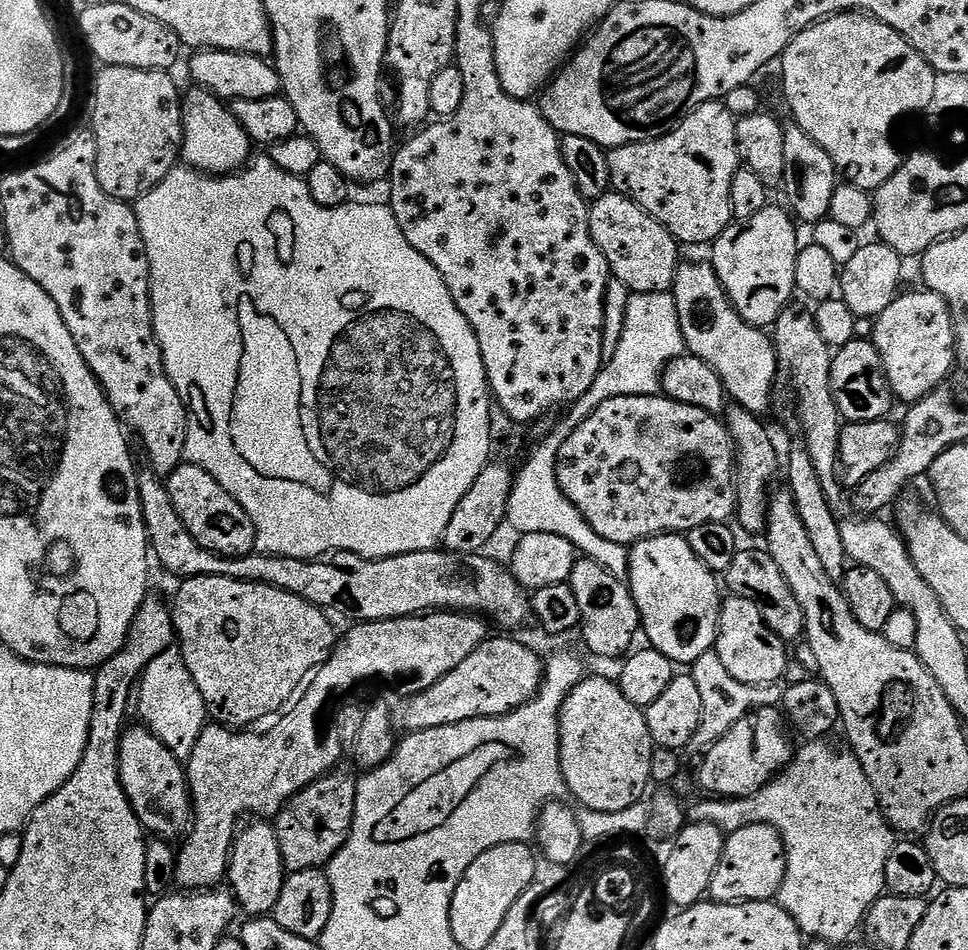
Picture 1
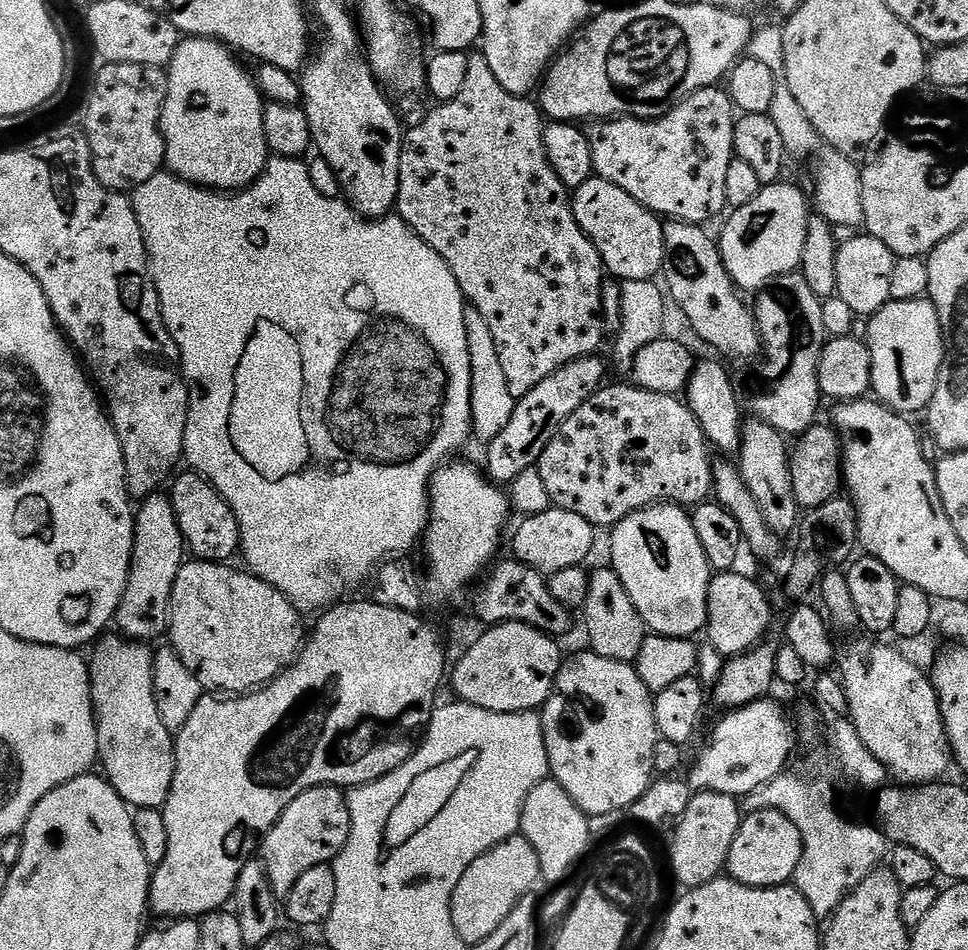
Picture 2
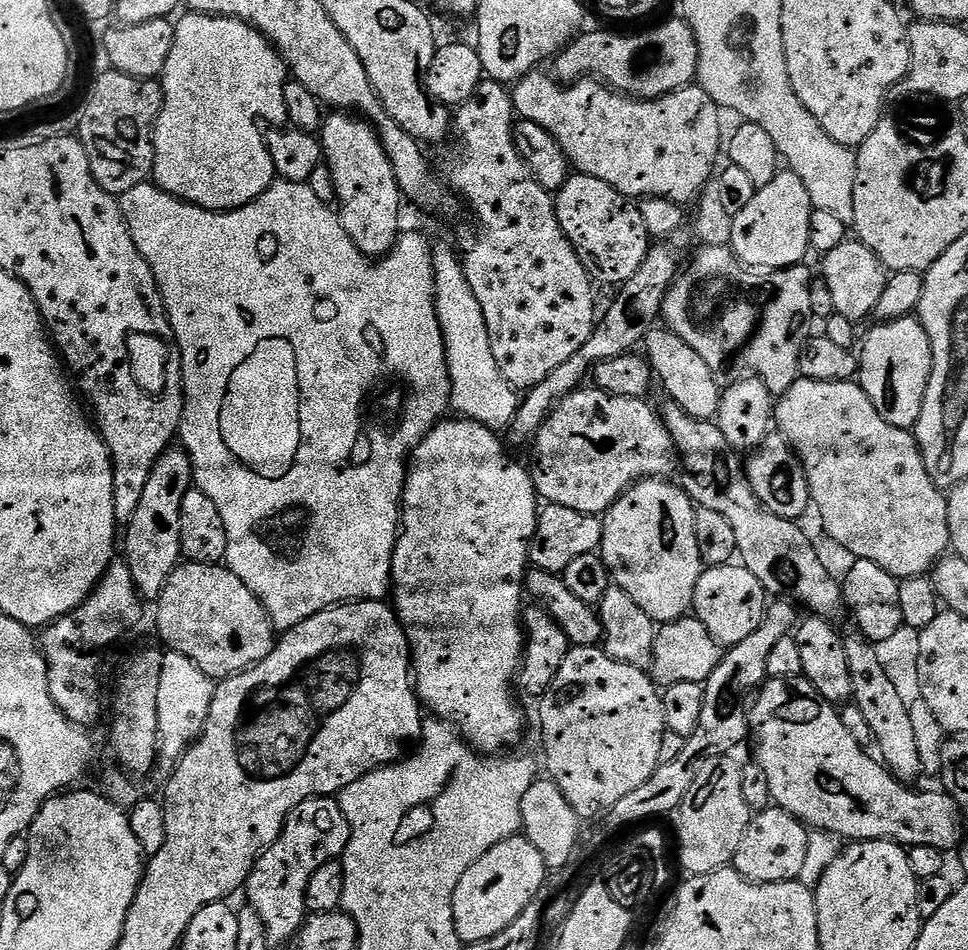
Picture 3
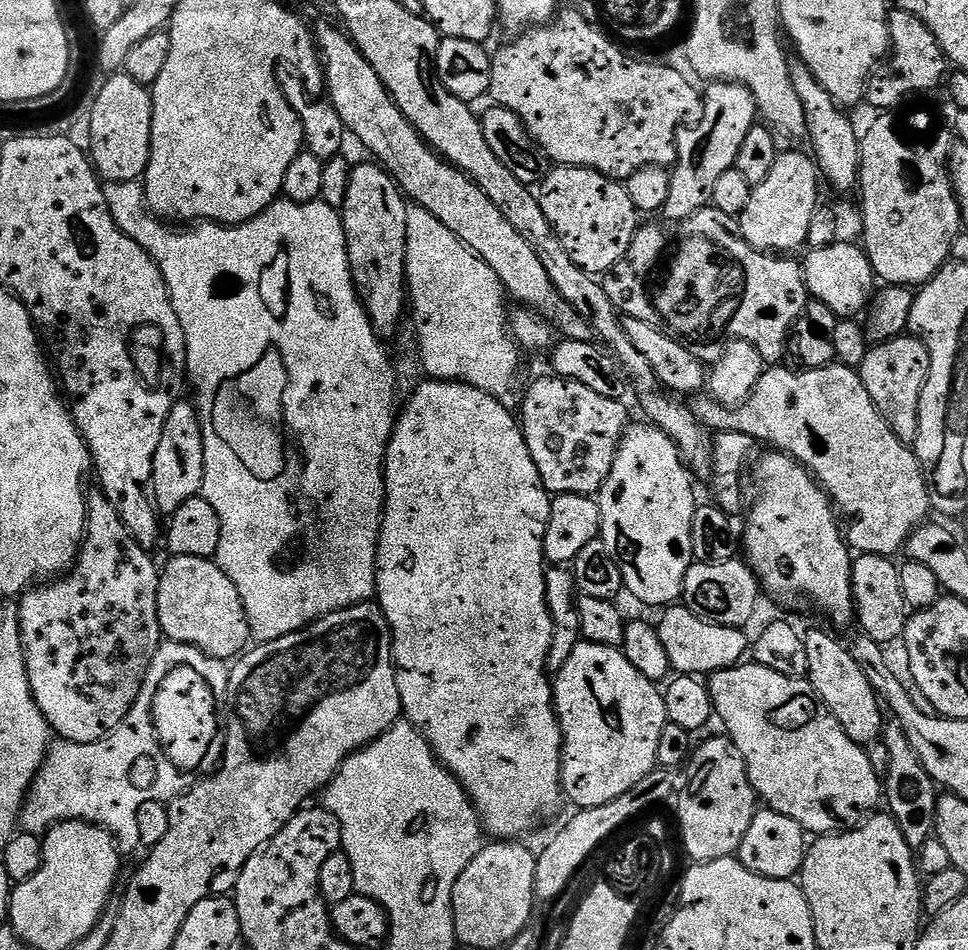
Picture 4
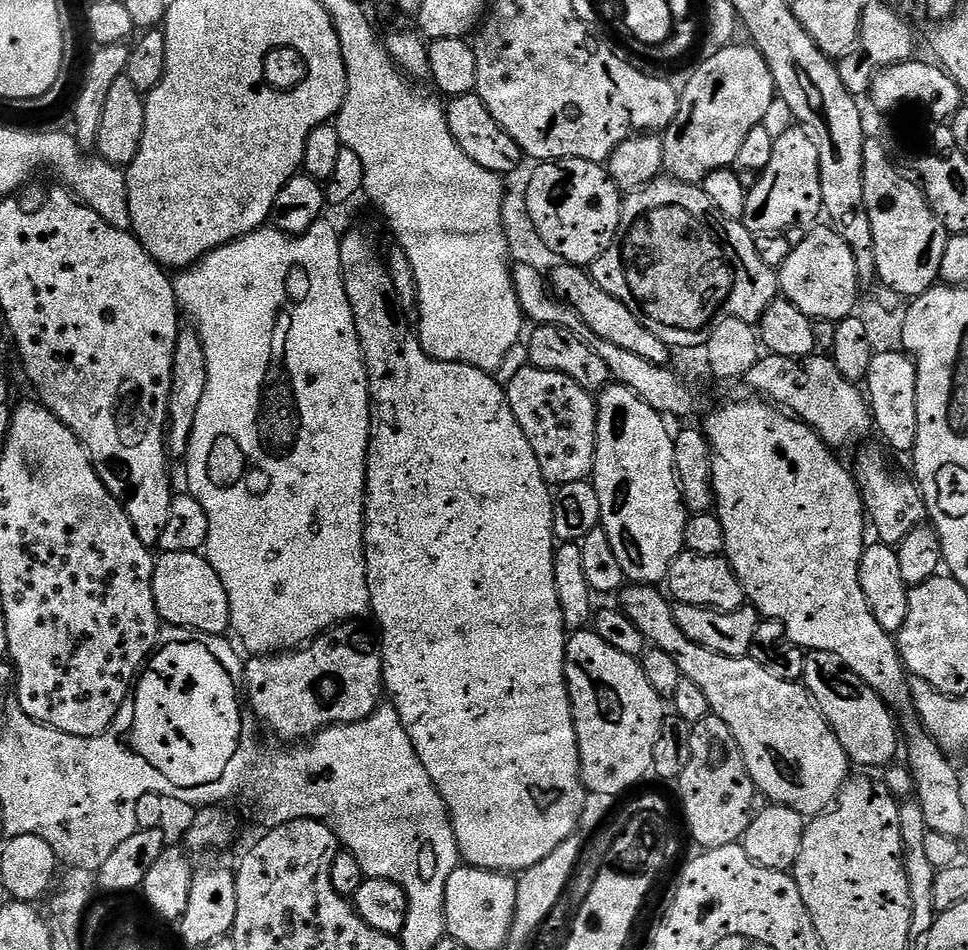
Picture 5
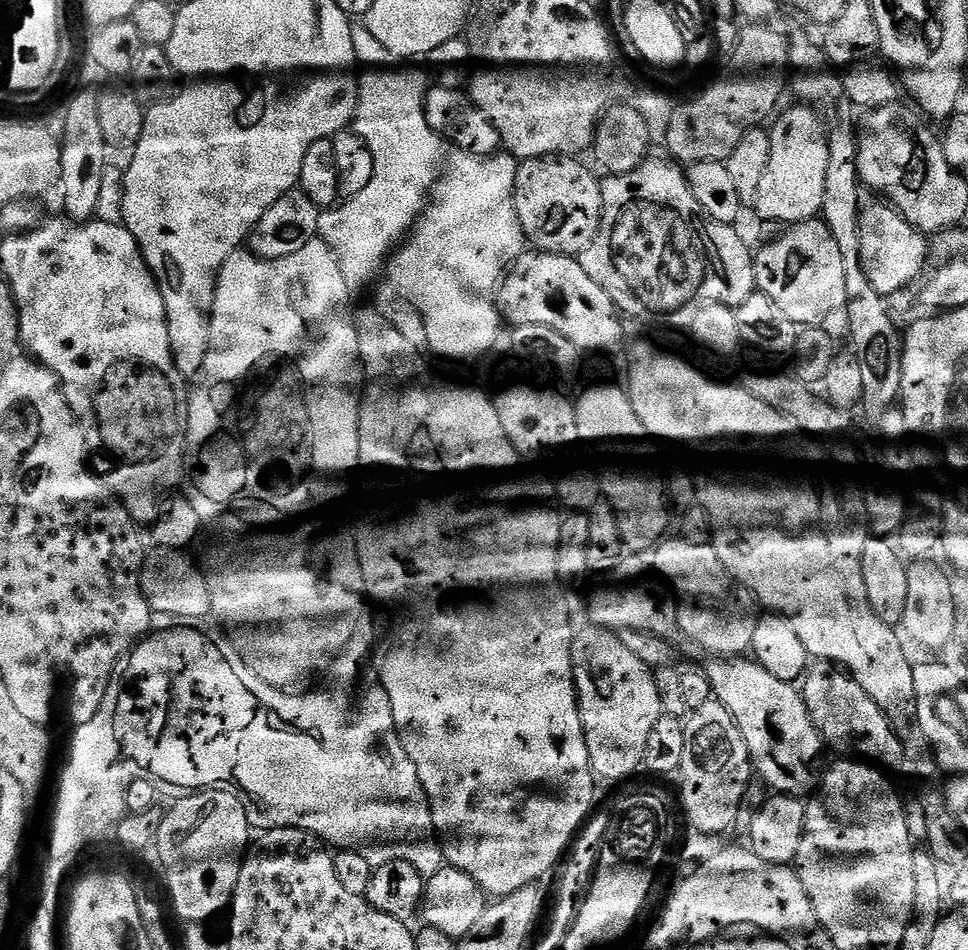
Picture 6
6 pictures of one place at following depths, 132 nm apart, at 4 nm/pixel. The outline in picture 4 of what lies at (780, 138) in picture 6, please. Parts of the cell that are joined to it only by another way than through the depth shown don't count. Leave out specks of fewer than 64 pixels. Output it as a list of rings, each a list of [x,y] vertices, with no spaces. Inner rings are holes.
[[[781,151],[770,169],[770,178],[753,187],[750,202],[738,218],[744,241],[769,254],[792,254],[795,248],[803,249],[808,239],[810,218],[818,207],[816,180],[818,169],[811,155]]]

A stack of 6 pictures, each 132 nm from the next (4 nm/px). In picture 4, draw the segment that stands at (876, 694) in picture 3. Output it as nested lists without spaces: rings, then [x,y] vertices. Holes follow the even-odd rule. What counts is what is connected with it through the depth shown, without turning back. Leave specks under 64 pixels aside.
[[[887,723],[882,733],[882,742],[889,750],[888,772],[884,777],[886,806],[888,804],[888,812],[898,824],[907,845],[916,852],[935,833],[935,814],[940,797],[938,786],[914,753],[914,748],[910,746],[900,724]]]

